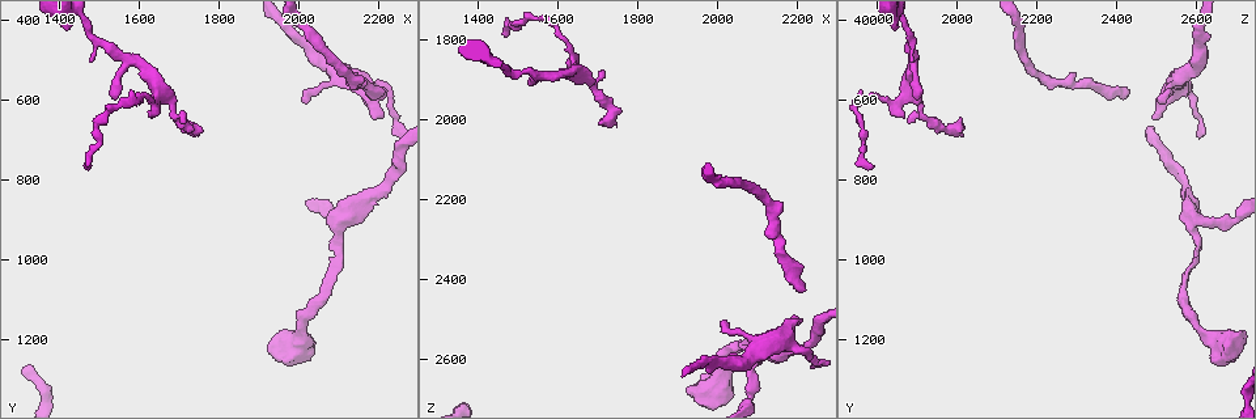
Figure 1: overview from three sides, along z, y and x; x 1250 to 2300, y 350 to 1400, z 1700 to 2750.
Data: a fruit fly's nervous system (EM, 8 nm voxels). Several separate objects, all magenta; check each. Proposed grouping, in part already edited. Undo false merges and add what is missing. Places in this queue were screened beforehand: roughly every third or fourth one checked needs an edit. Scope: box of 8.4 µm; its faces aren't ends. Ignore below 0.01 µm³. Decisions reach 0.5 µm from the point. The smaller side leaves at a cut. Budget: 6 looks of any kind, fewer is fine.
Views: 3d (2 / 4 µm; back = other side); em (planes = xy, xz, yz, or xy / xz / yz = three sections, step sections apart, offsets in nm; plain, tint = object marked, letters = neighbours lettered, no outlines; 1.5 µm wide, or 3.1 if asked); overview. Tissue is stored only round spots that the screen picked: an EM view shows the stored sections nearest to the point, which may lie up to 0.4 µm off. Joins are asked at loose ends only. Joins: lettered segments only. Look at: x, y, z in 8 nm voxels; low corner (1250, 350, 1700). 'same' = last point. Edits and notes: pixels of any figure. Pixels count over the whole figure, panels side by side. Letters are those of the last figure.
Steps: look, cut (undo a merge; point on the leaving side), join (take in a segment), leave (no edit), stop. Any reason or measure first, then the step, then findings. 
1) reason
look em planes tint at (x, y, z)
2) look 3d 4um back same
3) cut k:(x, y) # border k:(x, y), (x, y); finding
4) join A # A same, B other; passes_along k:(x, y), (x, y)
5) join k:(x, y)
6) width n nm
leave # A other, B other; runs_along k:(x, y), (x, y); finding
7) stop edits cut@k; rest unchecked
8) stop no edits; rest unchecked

tapers out
look 3d 2um at (1475, 760, 1790)

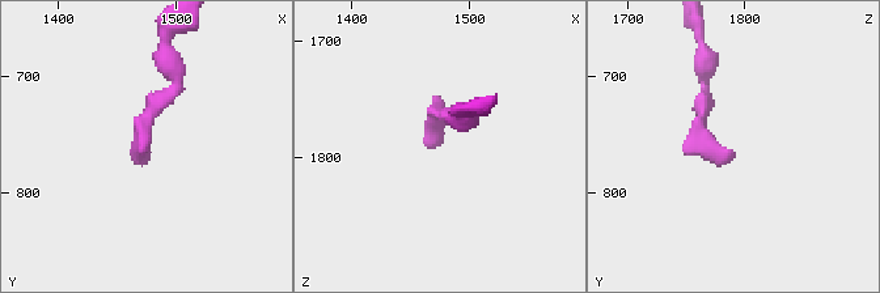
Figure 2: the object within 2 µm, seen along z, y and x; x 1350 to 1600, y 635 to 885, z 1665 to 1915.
shape alone is not enough
look em yz step 8 letters at (1468, 766, 1792)

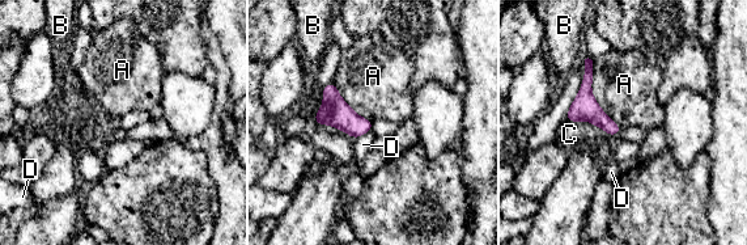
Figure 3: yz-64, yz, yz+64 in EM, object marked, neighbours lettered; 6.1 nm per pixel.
width 90 nm
leave # A other, B other, C other, D other; runs_along 3:(588, 62), (586, 104), (614, 131); no lettered segment goes on from it

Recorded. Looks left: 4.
a fork
look 3d 4um at (1580, 505, 1885)

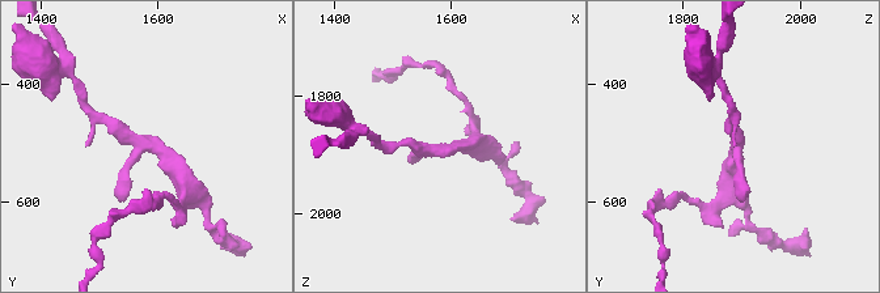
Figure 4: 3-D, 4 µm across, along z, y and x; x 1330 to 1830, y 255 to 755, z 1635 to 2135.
shape alone is not enough
look em yz step 4 tint at (1580, 505, 1890)

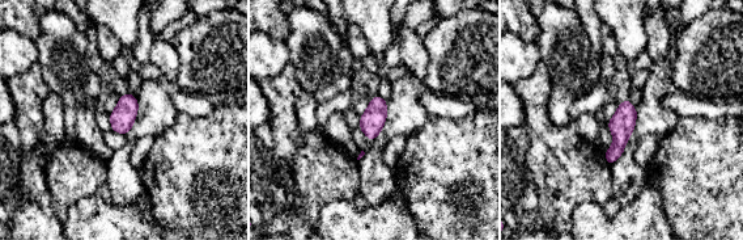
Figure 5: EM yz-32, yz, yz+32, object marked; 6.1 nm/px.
look em planes letters same

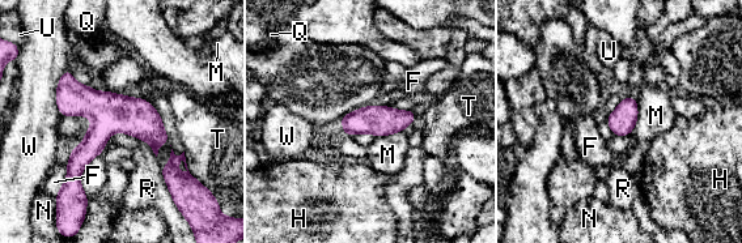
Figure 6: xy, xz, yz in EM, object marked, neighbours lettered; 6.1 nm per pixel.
width 160 nm
leave # F other, H other, M other, N other, Q other, R other, T other, U other, W other; runs_along 6:(67, 73), (97, 114), (75, 184); all the same neuron

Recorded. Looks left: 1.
tapers out
look em planes letters at (2010, 610, 2510)

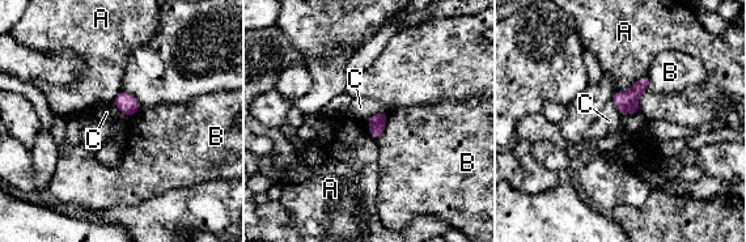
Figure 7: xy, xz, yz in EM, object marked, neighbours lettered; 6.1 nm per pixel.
width 100 nm
leave # A other, B other, C other; border 7:(388, 110), (376, 113), (368, 119); none of them fits

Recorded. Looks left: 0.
stop no edits; rest unchecked

